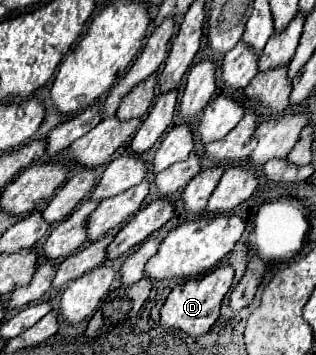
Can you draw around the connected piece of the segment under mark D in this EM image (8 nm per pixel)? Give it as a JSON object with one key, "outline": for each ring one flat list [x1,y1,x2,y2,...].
{"outline":[[224,265,206,273,200,279,190,279,182,285,176,285,160,309,160,325,180,329,192,337,208,333,208,329,214,325,214,321,220,315,220,305,232,285,232,279,234,279,234,269,230,265]]}

